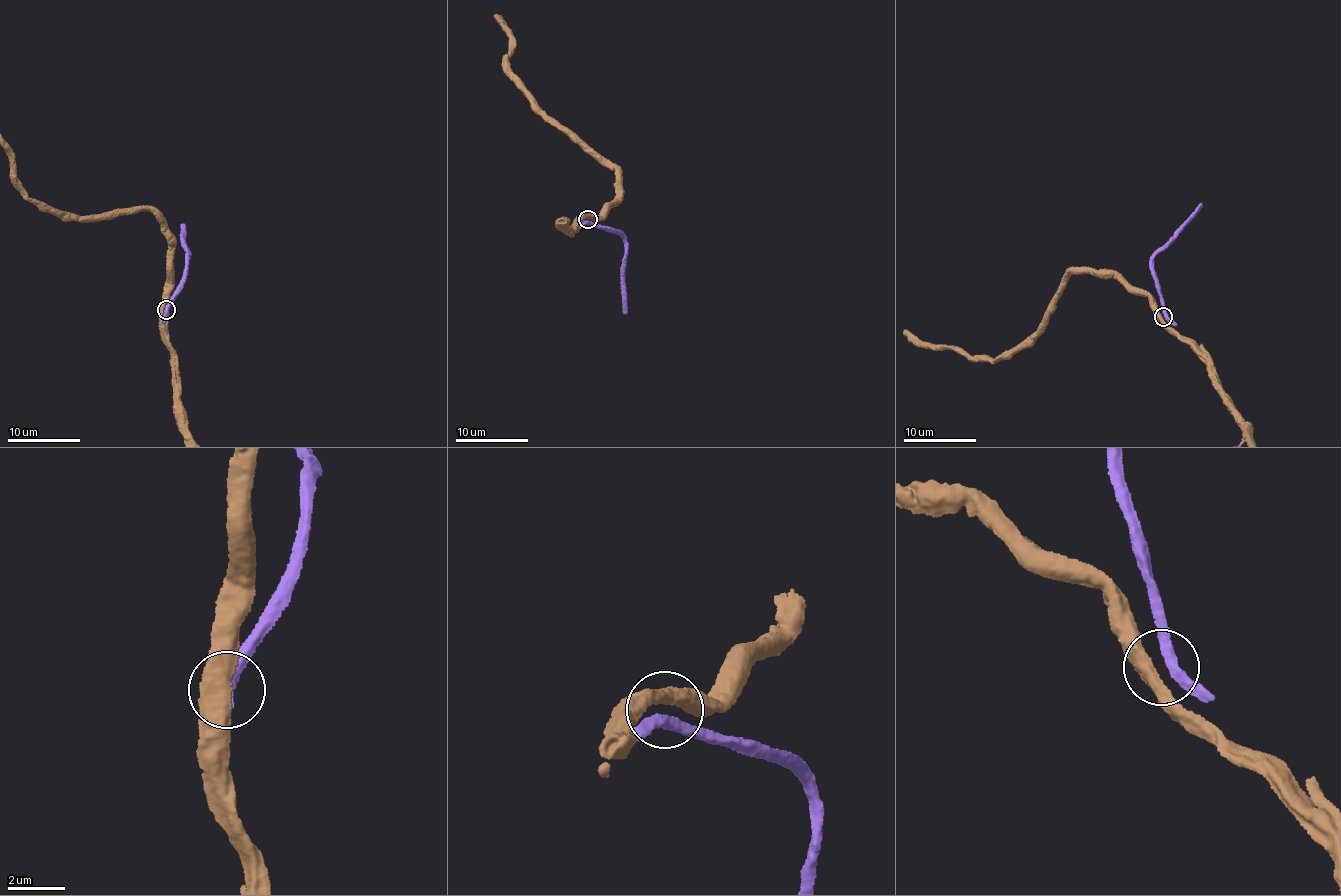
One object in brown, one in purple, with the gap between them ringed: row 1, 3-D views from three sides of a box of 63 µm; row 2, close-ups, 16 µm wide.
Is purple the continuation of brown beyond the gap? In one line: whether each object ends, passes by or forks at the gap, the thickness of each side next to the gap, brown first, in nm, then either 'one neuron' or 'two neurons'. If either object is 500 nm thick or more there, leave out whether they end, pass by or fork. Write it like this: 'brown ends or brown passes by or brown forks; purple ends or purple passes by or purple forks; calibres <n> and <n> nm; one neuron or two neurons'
calibres 550 and 400 nm; one neuron

